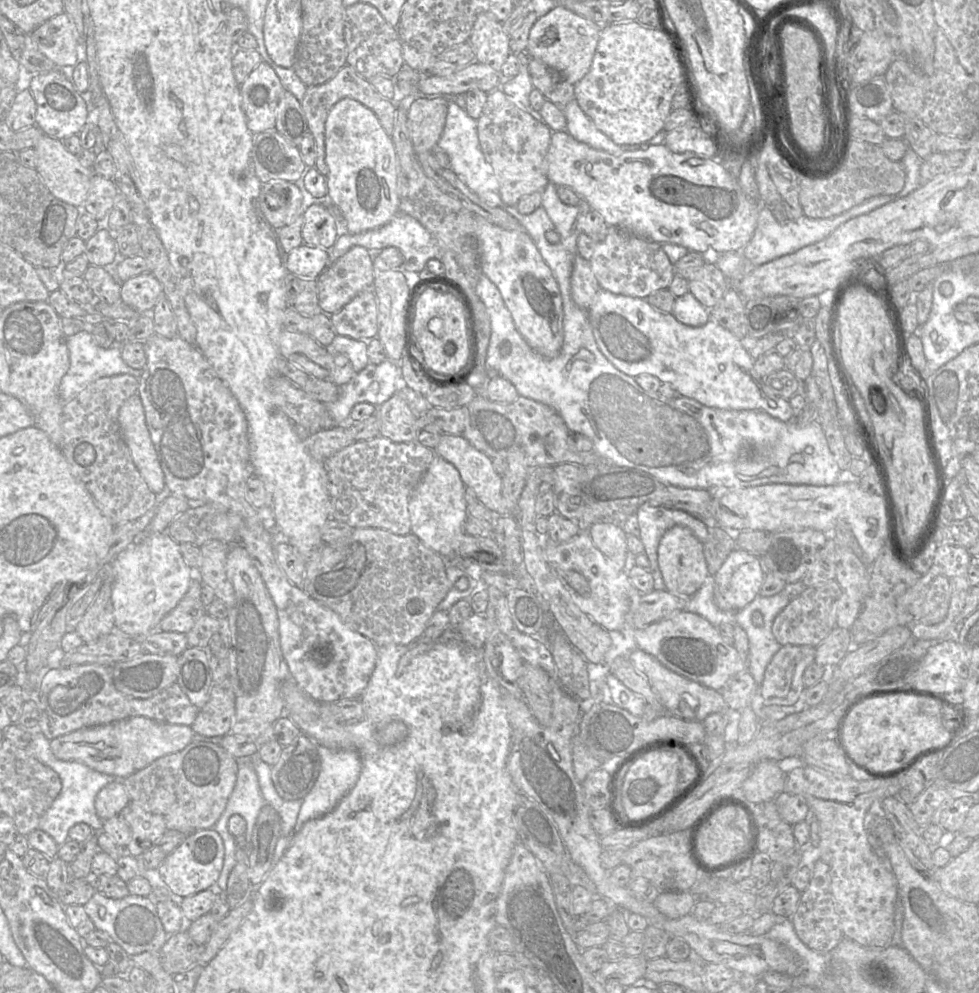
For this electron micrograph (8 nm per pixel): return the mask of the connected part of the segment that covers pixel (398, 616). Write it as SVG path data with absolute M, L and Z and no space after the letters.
M355 528L351 535L320 544L305 562L302 589L314 600L334 611L340 620L372 640L377 647L408 645L423 633L438 604L450 590L446 560L425 546L414 534L396 535L380 528Z

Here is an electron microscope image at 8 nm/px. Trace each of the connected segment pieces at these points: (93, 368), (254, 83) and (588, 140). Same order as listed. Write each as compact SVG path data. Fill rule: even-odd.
M85 329L73 336L66 337L66 341L70 365L59 385L59 396L62 403L73 399L90 383L99 378L120 374L128 374L137 379L141 376L142 370L133 369L122 360L121 345L113 344L108 349L101 348L93 340L91 330Z
M264 61L240 84L242 109L253 134L275 129L276 108L284 92L279 77Z
M576 99L570 101L564 107L563 112L567 121L566 131L577 141L616 156L624 152L623 147L614 143L596 128L595 124L580 108Z

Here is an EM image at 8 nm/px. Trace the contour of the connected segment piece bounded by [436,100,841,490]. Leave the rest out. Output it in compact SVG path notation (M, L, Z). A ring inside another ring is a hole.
M453 100L448 102L445 126L436 148L447 153L452 171L482 201L492 207L504 208L518 220L551 269L561 292L564 340L559 355L548 359L535 352L518 332L497 286L484 274L480 276L476 294L486 307L491 327L485 359L486 370L497 370L500 376L515 386L519 396L553 408L562 417L568 430L591 439L594 453L608 463L647 472L664 484L687 489L709 490L725 487L728 490L737 490L774 483L813 486L838 483L841 469L829 448L818 419L808 425L798 425L794 420L780 421L762 410L725 410L705 406L685 396L676 399L665 398L658 392L645 391L634 378L619 371L606 359L596 344L588 312L574 303L570 290L573 264L578 254L577 238L583 232L586 213L592 210L584 199L575 206L563 203L557 195L557 186L549 181L542 191L542 203L534 212L521 214L516 206L505 206L500 197L499 182L479 144L477 120L471 118L466 110L460 108ZM550 230L560 235L559 243L551 244L547 241L545 235ZM504 341L511 344L511 351L506 356L502 356L499 351L499 346Z

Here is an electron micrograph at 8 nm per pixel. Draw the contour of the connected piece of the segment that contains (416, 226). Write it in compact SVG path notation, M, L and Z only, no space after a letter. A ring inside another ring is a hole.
M400 213L395 215L388 223L376 229L358 234L341 232L332 248L328 250L329 264L343 256L354 246L362 246L372 253L377 253L386 247L396 247L403 254L404 263L402 270L406 272L419 273L424 267L426 267L426 263L429 259L435 258L441 260L443 255L443 250L437 240L418 220L410 215Z

